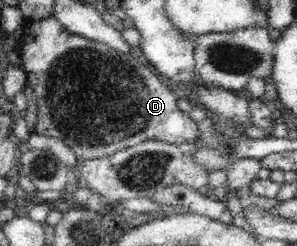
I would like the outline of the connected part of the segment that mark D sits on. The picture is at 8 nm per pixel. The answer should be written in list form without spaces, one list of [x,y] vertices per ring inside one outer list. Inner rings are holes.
[[[55,16],[47,19],[26,20],[25,37],[19,54],[23,60],[23,70],[37,96],[36,133],[53,139],[59,139],[75,151],[76,159],[99,159],[115,151],[137,145],[146,139],[165,141],[170,144],[183,145],[199,142],[201,148],[208,145],[198,139],[199,128],[190,115],[181,112],[177,99],[181,96],[163,81],[151,69],[143,52],[133,47],[133,54],[124,54],[88,39],[71,33],[65,28],[66,23]]]

